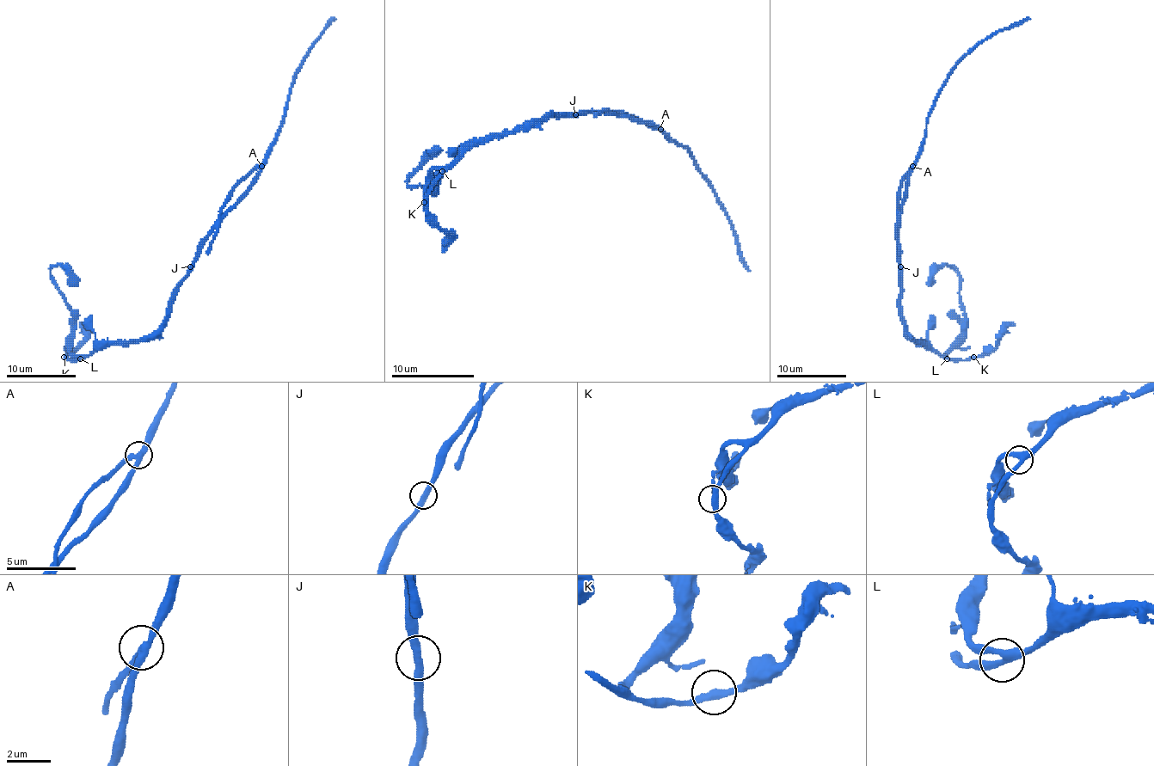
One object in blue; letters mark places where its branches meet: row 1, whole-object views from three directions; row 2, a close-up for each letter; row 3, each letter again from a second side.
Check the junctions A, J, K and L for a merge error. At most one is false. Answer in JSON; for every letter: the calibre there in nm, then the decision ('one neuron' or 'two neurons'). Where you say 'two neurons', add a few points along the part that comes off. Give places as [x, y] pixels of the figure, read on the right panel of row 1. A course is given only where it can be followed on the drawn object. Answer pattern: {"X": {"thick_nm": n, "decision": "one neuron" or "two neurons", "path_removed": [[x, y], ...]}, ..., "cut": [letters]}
{"A": {"thick_nm": 280, "decision": "two neurons", "path_removed": [[912, 166], [900, 188], [897, 215], [900, 254]]}, "J": {"thick_nm": 360, "decision": "one neuron"}, "K": {"thick_nm": 360, "decision": "one neuron"}, "L": {"thick_nm": 320, "decision": "one neuron"}, "cut": ["A"]}

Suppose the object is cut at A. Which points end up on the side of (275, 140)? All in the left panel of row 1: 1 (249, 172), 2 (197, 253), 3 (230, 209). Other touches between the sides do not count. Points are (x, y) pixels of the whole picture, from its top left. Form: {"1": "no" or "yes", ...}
{"1": "no", "2": "yes", "3": "yes"}

